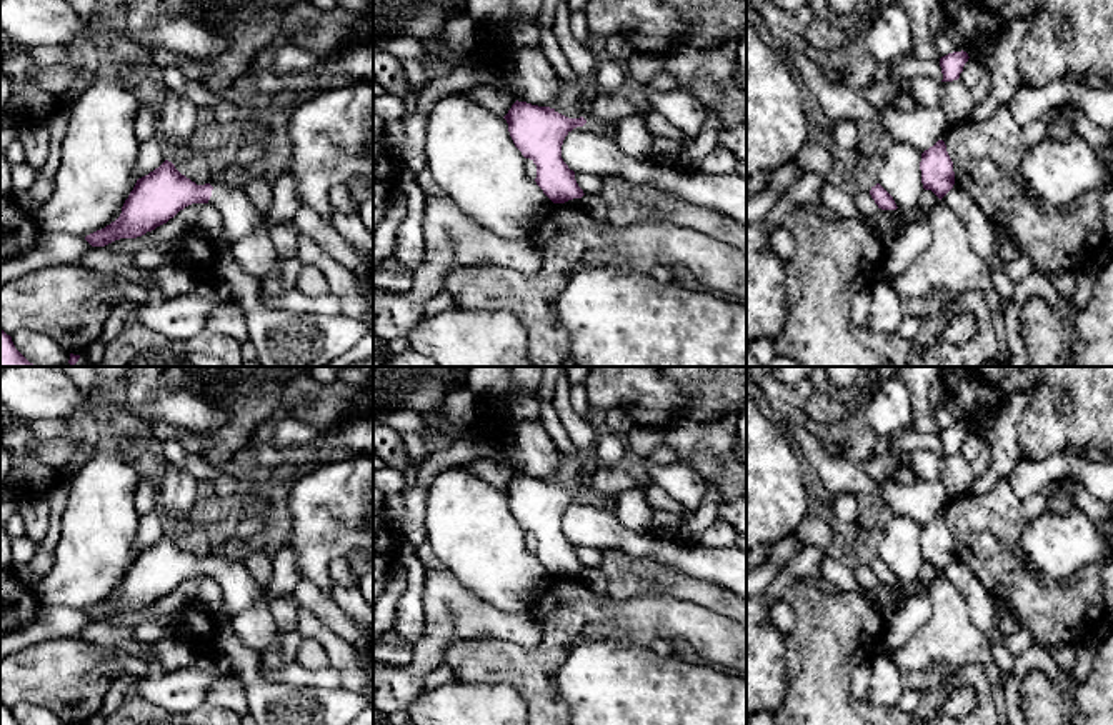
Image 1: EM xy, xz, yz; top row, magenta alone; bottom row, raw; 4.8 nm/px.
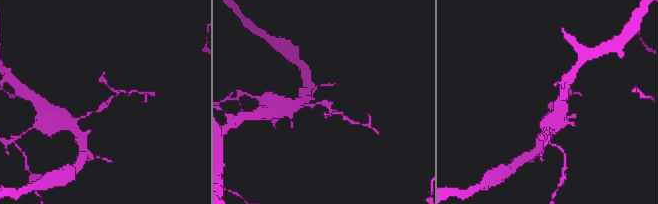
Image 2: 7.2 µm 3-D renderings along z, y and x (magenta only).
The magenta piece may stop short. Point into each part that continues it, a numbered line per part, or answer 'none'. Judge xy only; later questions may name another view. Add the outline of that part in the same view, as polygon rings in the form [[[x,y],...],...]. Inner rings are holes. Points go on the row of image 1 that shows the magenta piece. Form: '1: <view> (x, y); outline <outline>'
1: xy (240, 217); outline [[[210,185],[213,190],[208,203],[213,205],[223,218],[225,240],[233,243],[253,232],[262,217],[247,197],[245,190],[242,187]]]

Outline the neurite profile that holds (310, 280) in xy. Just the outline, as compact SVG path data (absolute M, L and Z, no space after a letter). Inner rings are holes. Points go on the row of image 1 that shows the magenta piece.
M303 263L295 287L308 297L322 297L330 292L330 285L323 273L315 265L308 263Z

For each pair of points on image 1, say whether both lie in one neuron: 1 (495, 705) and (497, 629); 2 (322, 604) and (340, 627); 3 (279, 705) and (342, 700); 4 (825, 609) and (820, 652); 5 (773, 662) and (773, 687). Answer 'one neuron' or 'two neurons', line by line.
1: two neurons
2: one neuron
3: one neuron
4: one neuron
5: one neuron

